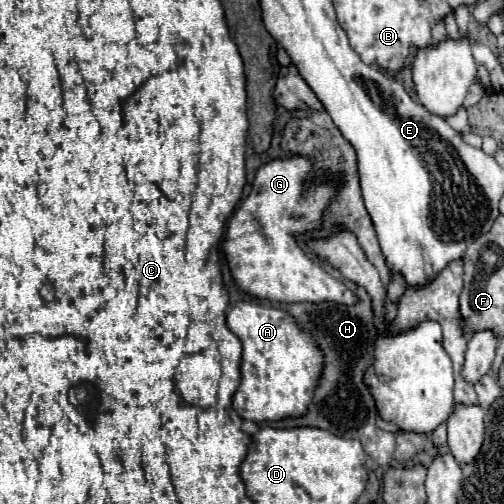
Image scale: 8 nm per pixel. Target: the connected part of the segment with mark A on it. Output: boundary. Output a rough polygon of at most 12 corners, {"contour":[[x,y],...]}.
{"contour":[[282,309],[226,313],[242,341],[238,415],[304,413],[324,363]]}

